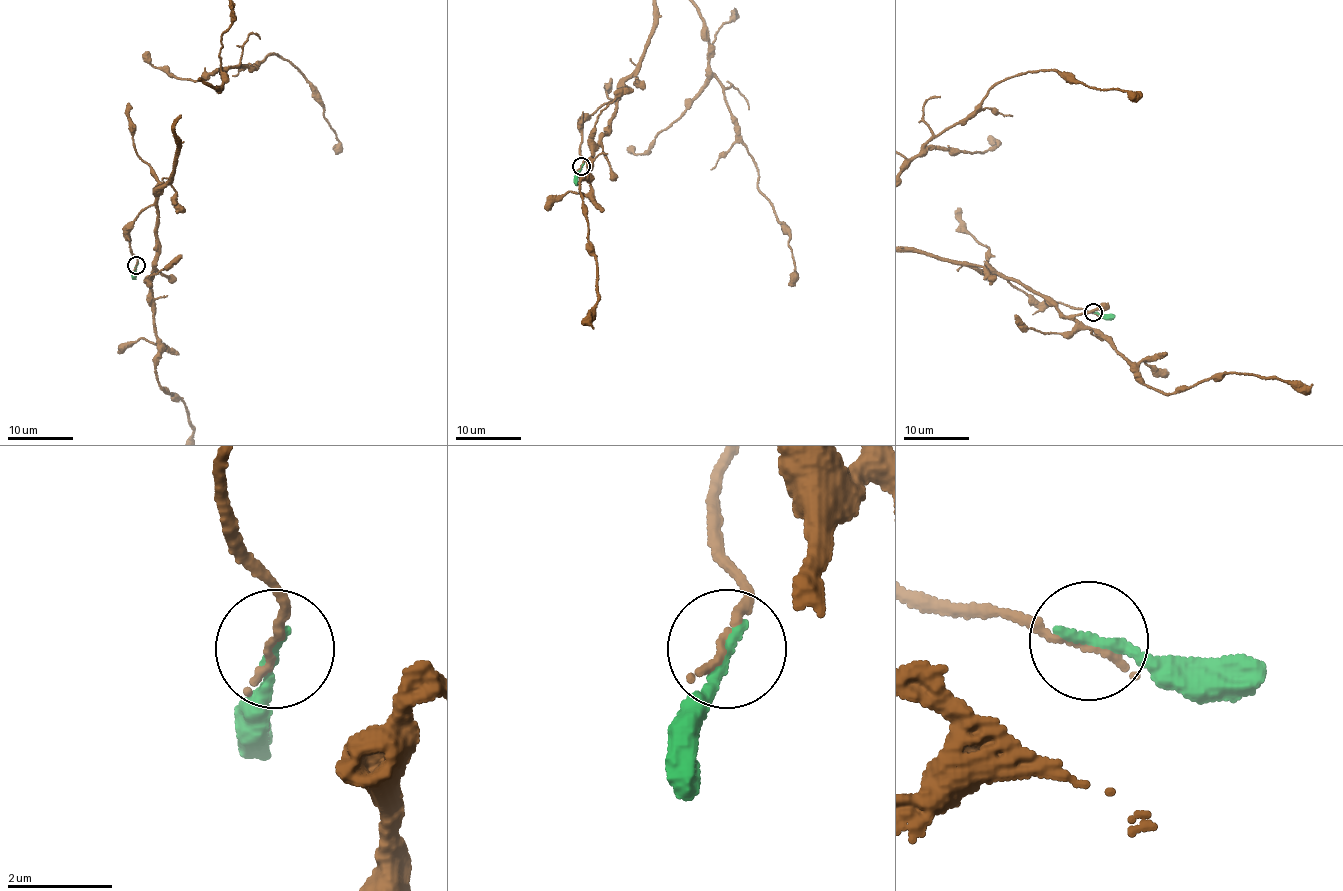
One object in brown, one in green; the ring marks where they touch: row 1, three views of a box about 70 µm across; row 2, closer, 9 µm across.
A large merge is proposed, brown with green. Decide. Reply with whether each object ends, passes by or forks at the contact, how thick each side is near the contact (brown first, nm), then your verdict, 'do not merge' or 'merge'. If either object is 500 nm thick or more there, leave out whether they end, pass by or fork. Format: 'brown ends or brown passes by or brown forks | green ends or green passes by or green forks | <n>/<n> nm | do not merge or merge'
brown ends | green ends | 160/240 nm | merge

